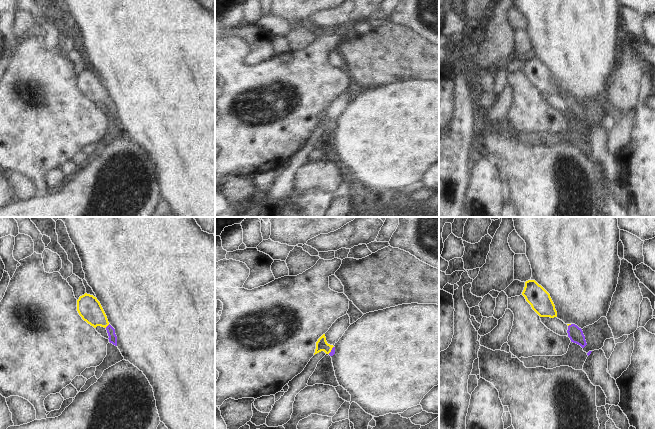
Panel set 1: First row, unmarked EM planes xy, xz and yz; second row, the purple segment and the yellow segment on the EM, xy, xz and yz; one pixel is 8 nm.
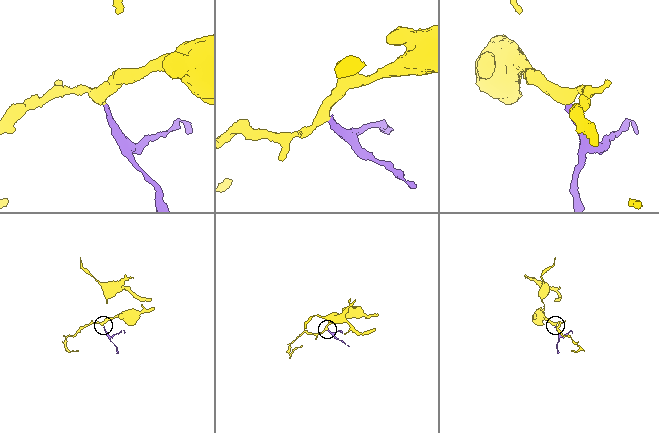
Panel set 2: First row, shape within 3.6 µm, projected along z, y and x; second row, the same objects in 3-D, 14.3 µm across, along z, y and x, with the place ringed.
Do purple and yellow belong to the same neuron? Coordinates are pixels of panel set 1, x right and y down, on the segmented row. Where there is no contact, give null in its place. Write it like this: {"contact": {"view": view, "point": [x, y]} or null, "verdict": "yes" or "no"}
{"contact": {"view": "xy", "point": [108, 325]}, "verdict": "yes"}

